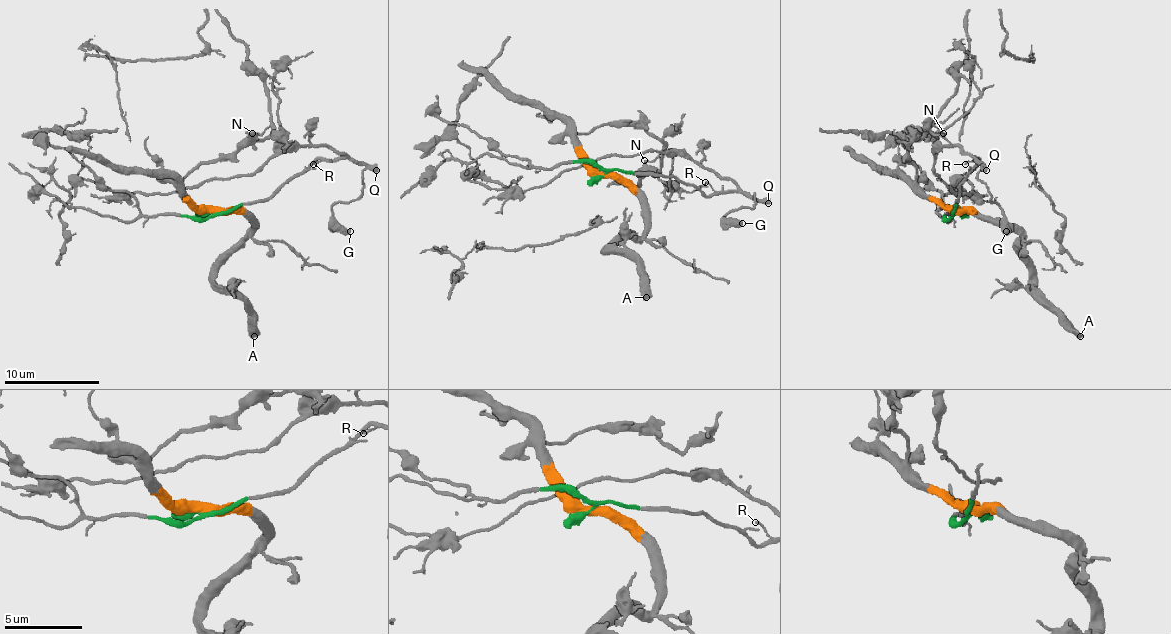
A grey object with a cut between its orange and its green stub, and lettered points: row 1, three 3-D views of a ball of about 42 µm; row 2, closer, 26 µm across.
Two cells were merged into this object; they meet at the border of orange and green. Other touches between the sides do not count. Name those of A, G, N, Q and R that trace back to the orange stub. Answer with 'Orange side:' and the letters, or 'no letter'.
Orange side: A, N

